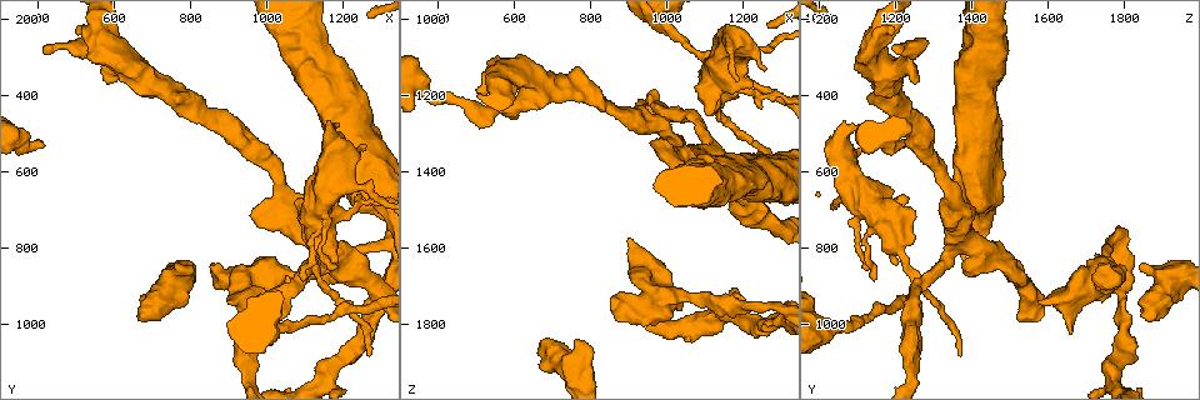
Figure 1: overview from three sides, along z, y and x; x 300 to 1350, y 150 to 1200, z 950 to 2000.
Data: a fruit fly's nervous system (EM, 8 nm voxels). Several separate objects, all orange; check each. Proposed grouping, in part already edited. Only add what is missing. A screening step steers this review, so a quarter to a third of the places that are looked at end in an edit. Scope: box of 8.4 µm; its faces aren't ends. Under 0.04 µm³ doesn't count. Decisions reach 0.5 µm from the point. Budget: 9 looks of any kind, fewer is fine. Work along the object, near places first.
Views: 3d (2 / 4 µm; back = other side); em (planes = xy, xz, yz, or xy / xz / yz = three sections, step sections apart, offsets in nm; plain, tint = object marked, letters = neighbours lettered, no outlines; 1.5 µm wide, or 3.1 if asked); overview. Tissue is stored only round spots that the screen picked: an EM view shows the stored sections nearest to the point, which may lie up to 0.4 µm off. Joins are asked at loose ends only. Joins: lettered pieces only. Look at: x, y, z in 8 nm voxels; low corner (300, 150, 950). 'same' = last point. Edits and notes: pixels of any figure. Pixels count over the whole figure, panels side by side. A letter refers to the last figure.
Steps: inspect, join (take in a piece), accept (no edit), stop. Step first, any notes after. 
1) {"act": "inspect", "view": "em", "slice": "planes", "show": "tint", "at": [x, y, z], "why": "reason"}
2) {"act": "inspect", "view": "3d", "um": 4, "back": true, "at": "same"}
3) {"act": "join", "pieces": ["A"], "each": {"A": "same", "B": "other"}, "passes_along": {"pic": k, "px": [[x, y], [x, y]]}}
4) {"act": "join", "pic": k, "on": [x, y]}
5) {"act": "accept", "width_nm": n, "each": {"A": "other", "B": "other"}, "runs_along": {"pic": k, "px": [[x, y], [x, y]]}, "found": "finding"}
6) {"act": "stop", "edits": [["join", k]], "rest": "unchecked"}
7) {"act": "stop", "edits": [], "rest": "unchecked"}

{"act": "inspect", "view": "3d", "um": 4, "at": [850, 845, 1760], "why": "stops while still wide"}

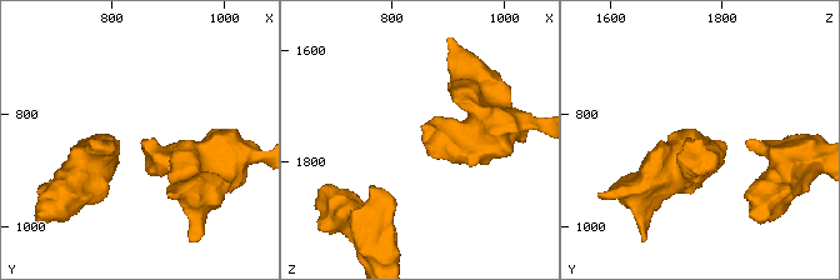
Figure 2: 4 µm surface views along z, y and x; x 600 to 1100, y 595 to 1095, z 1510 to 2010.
{"act": "inspect", "view": "em", "slice": "planes", "show": "letters", "at": [855, 845, 1760]}

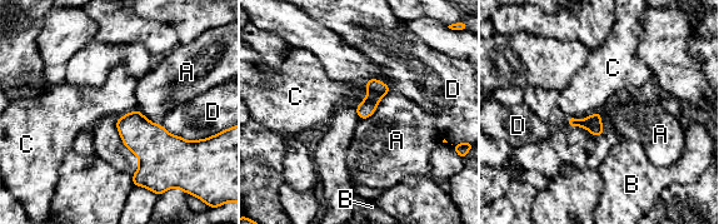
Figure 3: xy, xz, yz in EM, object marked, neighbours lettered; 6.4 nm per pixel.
{"act": "accept", "each": {"A": "other", "B": "other", "C": "other", "D": "other"}, "border": {"pic": 3, "px": [[599, 110], [583, 119], [569, 117]]}, "found": "none of them fits"}

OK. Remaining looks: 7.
{"act": "inspect", "view": "em", "slice": "yz", "step": 8, "show": "tint", "at": [675, 980, 1850], "why": "thick end"}

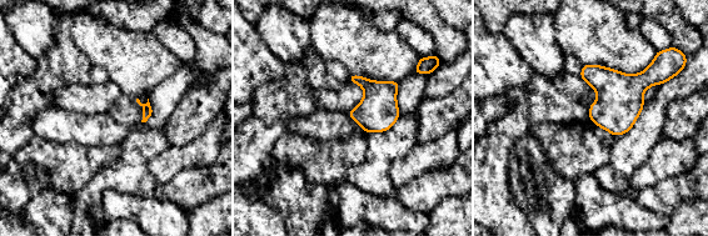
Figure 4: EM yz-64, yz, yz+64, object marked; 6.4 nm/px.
{"act": "inspect", "view": "em", "slice": "planes", "show": "letters", "at": "same", "why": "cut it another way"}

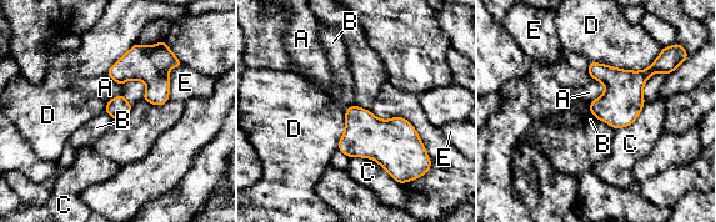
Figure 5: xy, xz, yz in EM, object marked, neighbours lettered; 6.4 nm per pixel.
{"act": "accept", "longest_contact_nm": ["D", 460], "each": {"A": "other", "B": "other", "C": "other", "D": "other", "E": "other"}, "border": {"pic": 5, "px": [[104, 110], [113, 120]]}, "found": "no lettered piece goes on from it"}

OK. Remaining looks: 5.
{"act": "inspect", "view": "3d", "um": 2, "at": [420, 535, 1215], "why": "thick end"}

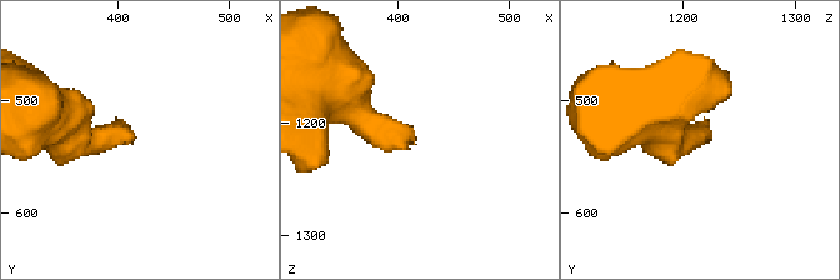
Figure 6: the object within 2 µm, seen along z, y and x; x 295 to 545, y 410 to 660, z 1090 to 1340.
{"act": "inspect", "view": "em", "slice": "xz", "step": 8, "show": "tint", "at": [416, 532, 1218], "why": "shape alone is not enough"}

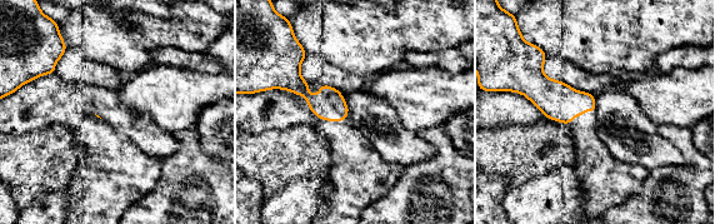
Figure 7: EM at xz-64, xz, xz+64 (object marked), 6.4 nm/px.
{"act": "inspect", "view": "em", "slice": "xz", "step": 8, "show": "letters", "at": "same", "why": "what lies round it"}

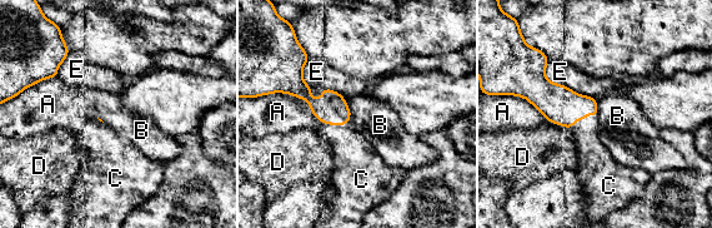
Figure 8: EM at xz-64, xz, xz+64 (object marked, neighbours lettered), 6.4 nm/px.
{"act": "join", "pieces": ["C"], "each": {"A": "other", "B": "other", "C": "same", "D": "other", "E": "other"}, "passes_along": {"pic": 8, "px": [[330, 108], [336, 124], [354, 158]]}, "found": "the neuron continues"}

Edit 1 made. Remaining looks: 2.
{"act": "inspect", "view": "3d", "um": 2, "at": [895, 940, 1575], "why": "branch stops here"}

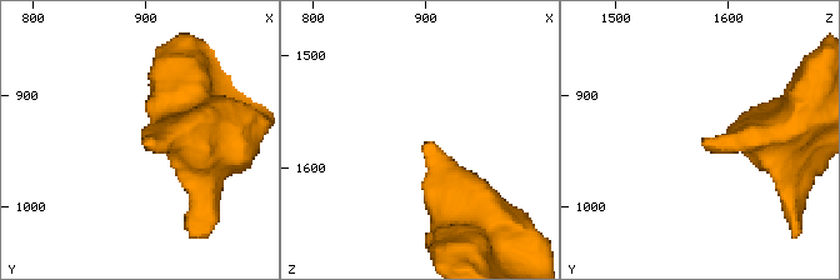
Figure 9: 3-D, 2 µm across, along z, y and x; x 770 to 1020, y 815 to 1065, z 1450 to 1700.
{"act": "inspect", "view": "em", "slice": "planes", "show": "letters", "at": [902, 940, 1576], "why": "shape alone is not enough"}

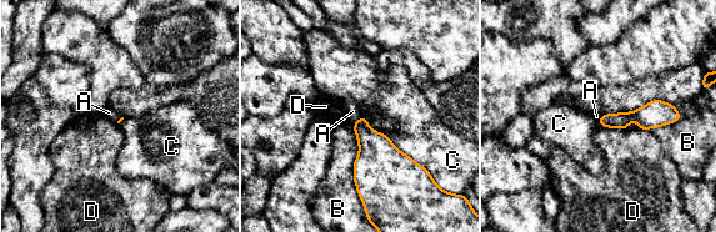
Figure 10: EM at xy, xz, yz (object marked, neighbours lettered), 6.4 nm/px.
{"act": "accept", "each": {"A": "other", "B": "other", "C": "other", "D": "other"}, "border": {"pic": 10, "px": [[360, 116], [353, 124]]}, "found": "none of them fits"}

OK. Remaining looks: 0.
{"act": "stop", "edits": [["join", 8]], "rest": "unchecked"}

